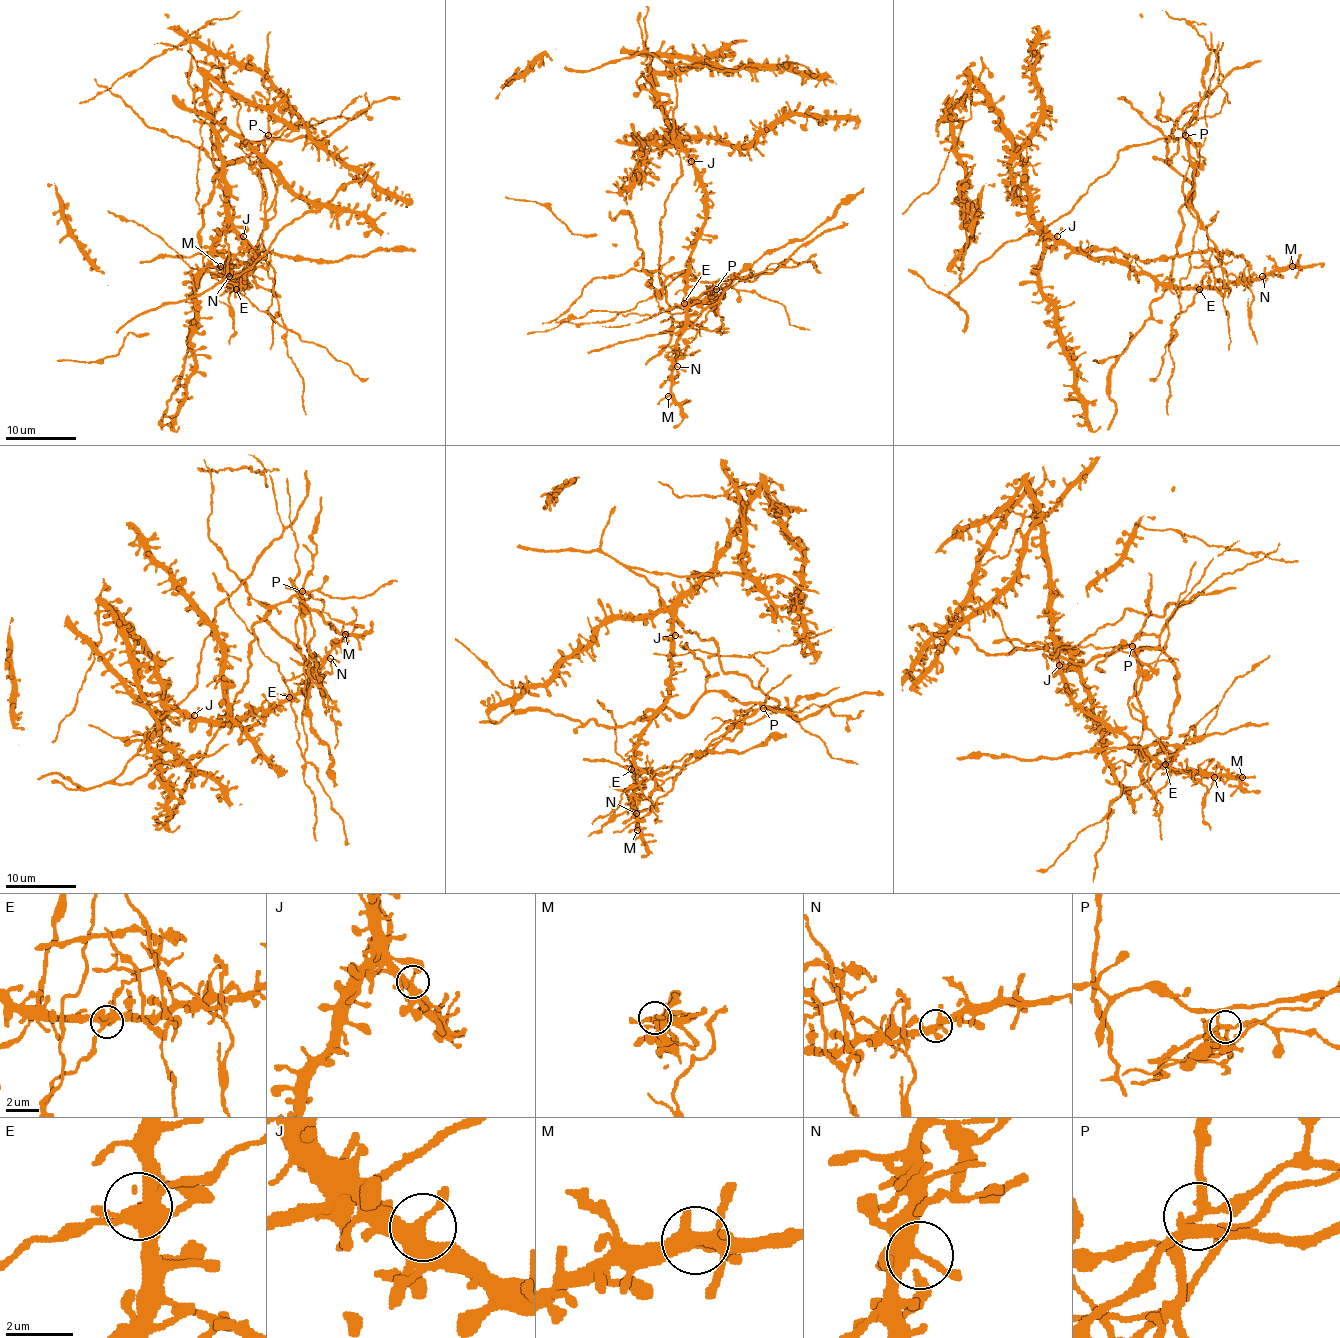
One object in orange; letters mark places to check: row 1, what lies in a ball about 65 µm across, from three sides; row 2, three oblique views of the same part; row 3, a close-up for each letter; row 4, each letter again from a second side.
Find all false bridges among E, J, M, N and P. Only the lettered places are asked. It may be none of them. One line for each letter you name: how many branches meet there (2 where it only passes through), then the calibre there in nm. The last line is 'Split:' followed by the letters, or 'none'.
E: Branches: 8. Thickness 420 nm
P: Branches: 4. Thickness 220 nm
Split: E, P

